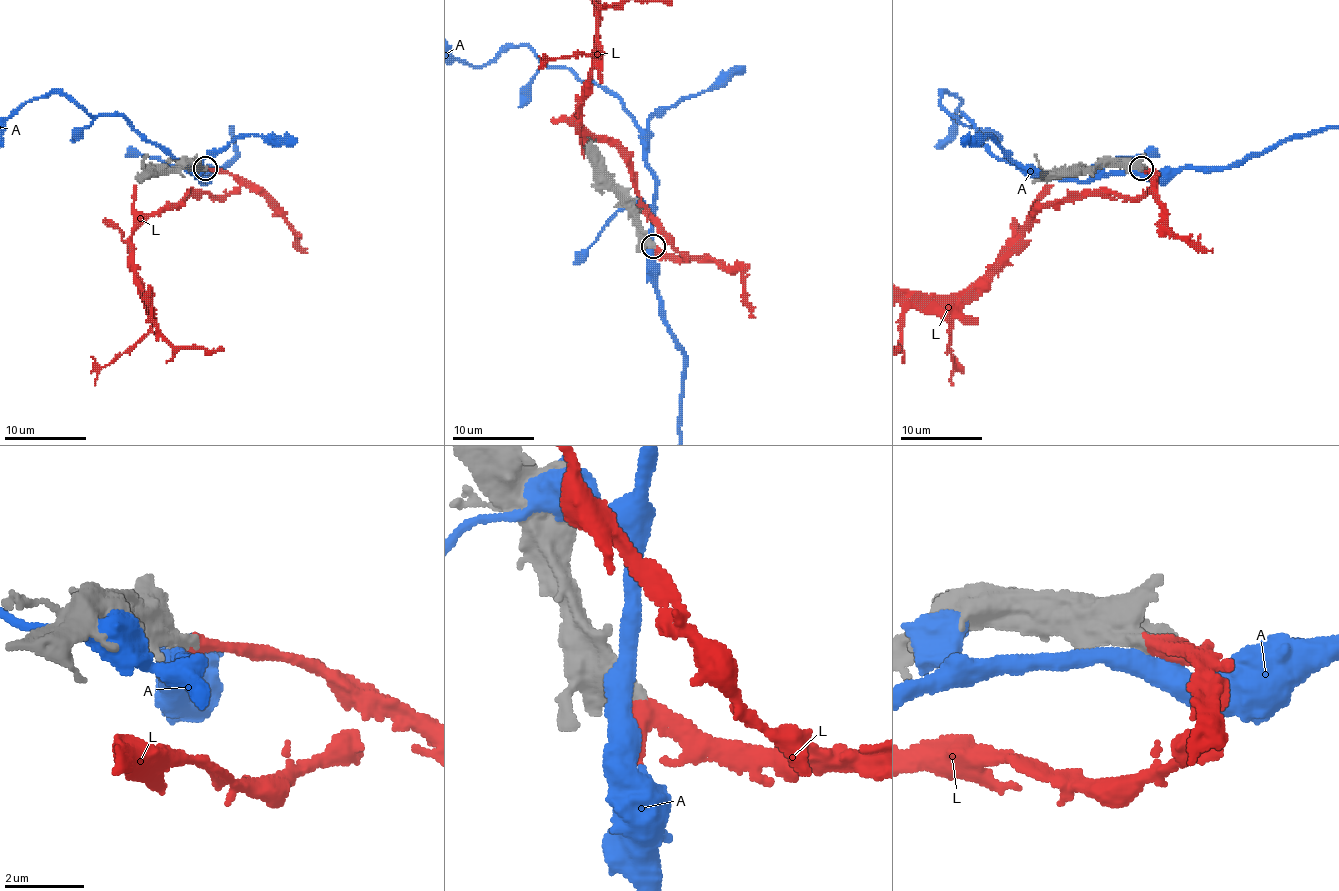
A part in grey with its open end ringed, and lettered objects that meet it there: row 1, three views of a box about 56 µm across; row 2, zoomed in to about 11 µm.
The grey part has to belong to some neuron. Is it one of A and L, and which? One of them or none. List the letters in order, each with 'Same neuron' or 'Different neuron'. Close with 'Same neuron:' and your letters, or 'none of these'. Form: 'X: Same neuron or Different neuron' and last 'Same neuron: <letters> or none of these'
A: Different neuron
L: Same neuron
Same neuron: L

